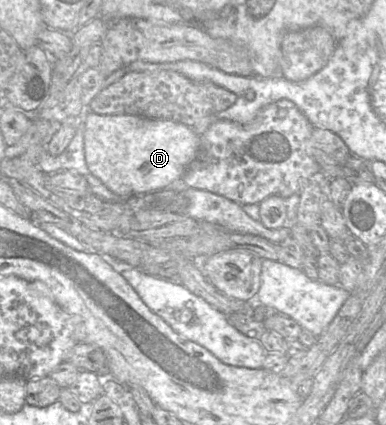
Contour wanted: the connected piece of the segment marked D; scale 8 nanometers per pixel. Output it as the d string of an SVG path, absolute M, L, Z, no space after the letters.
M86 109L84 153L87 167L121 197L162 189L180 180L200 147L201 136L183 123L128 114L99 115Z

